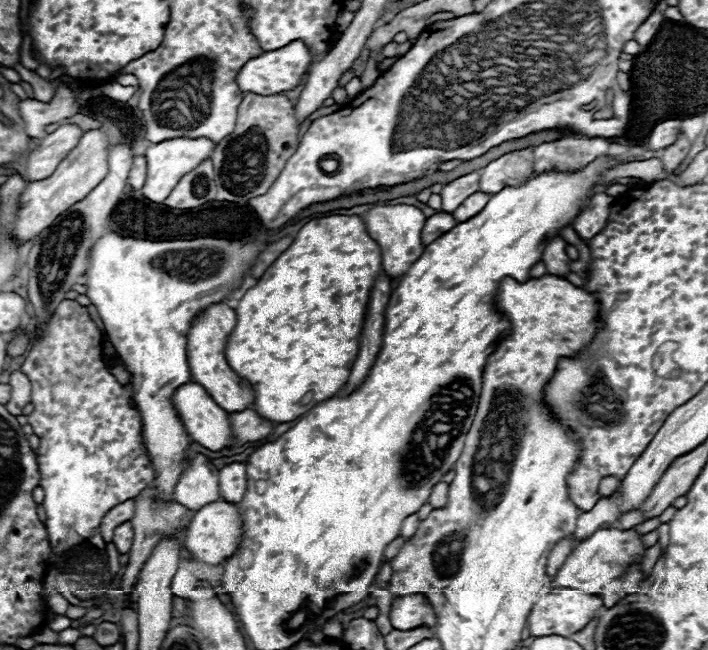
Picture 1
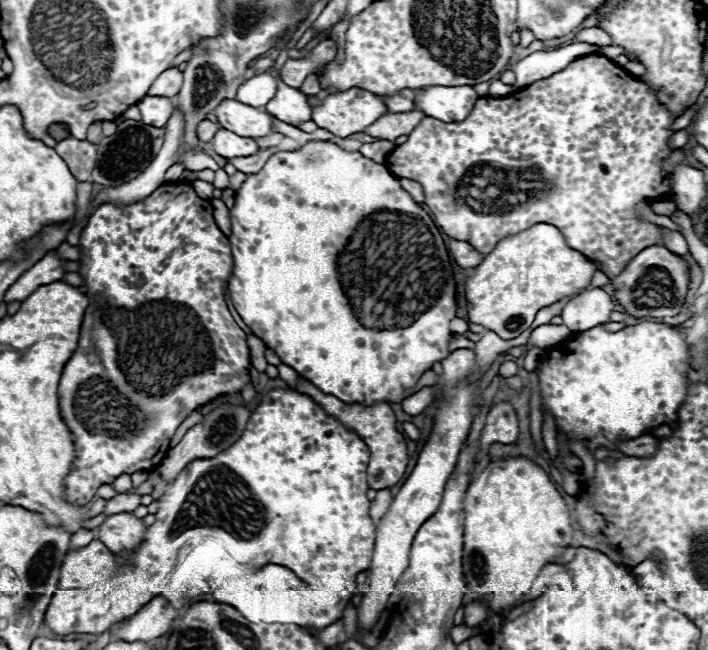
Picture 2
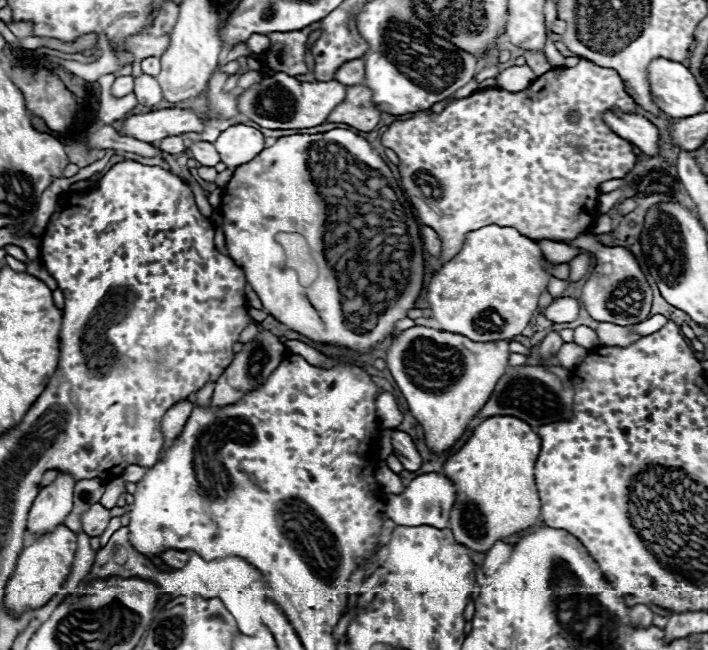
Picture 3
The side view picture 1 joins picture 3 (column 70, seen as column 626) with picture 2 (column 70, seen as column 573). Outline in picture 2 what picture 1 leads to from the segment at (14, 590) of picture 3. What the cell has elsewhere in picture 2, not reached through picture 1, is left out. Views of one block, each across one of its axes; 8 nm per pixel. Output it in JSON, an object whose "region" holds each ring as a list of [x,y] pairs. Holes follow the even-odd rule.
{"region":[[[92,540],[86,548],[80,550],[70,550],[62,562],[62,572],[60,572],[60,582],[58,590],[70,590],[70,588],[88,588],[90,584],[96,582],[96,576],[102,572],[102,578],[114,576],[114,568],[118,568],[116,556],[100,542]]]}

